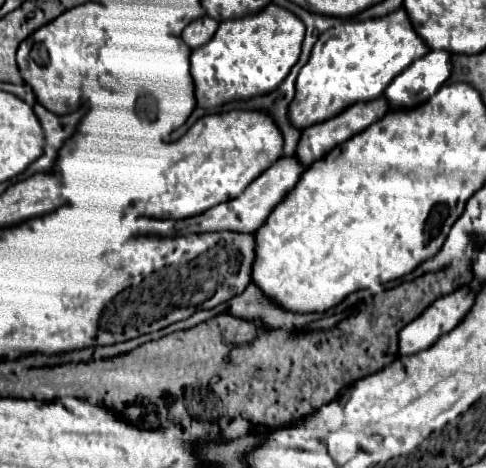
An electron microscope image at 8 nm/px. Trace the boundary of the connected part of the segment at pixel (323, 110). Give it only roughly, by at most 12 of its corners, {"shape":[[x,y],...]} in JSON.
{"shape":[[403,7],[317,39],[289,107],[303,129],[427,51]]}

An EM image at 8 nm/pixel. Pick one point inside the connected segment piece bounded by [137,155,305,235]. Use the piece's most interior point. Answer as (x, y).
(246, 213)

